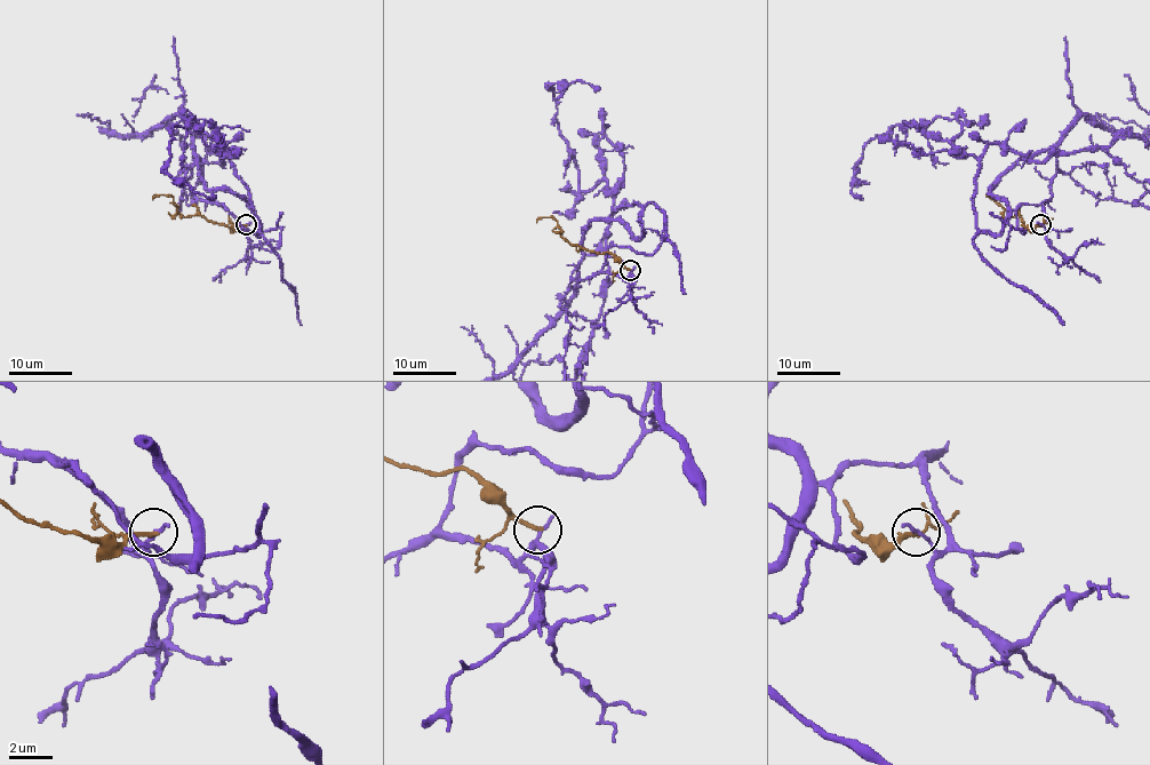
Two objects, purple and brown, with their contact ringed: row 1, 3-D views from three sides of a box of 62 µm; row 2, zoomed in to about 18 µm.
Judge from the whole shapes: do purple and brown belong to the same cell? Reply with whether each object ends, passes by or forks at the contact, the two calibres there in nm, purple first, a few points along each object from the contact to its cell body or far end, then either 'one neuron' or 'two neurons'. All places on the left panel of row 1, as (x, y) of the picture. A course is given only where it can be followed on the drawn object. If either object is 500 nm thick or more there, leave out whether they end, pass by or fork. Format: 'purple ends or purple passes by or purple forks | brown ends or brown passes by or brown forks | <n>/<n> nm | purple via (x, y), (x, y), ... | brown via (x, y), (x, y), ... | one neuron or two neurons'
purple ends | brown ends | 190/200 nm | brown via (246, 225), (229, 228), (200, 215), (184, 217), (170, 194), (156, 194), (152, 199) | two neurons

